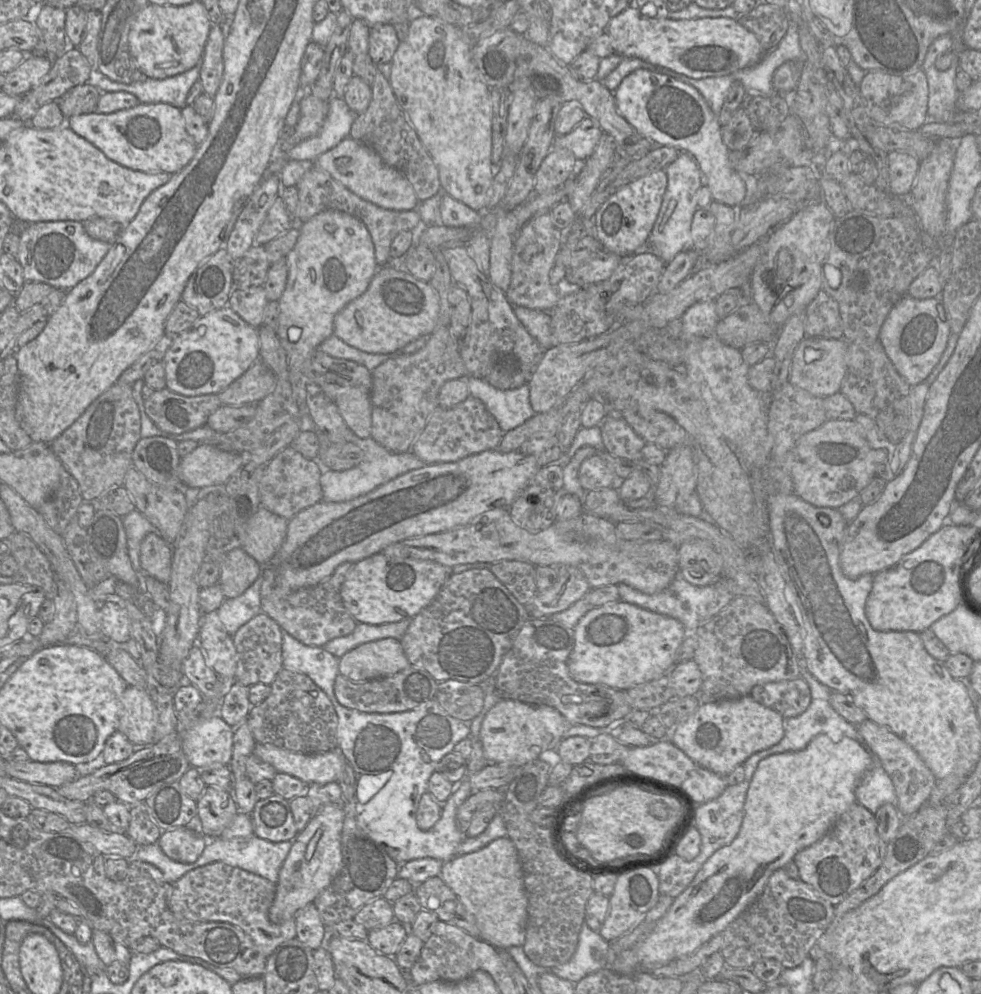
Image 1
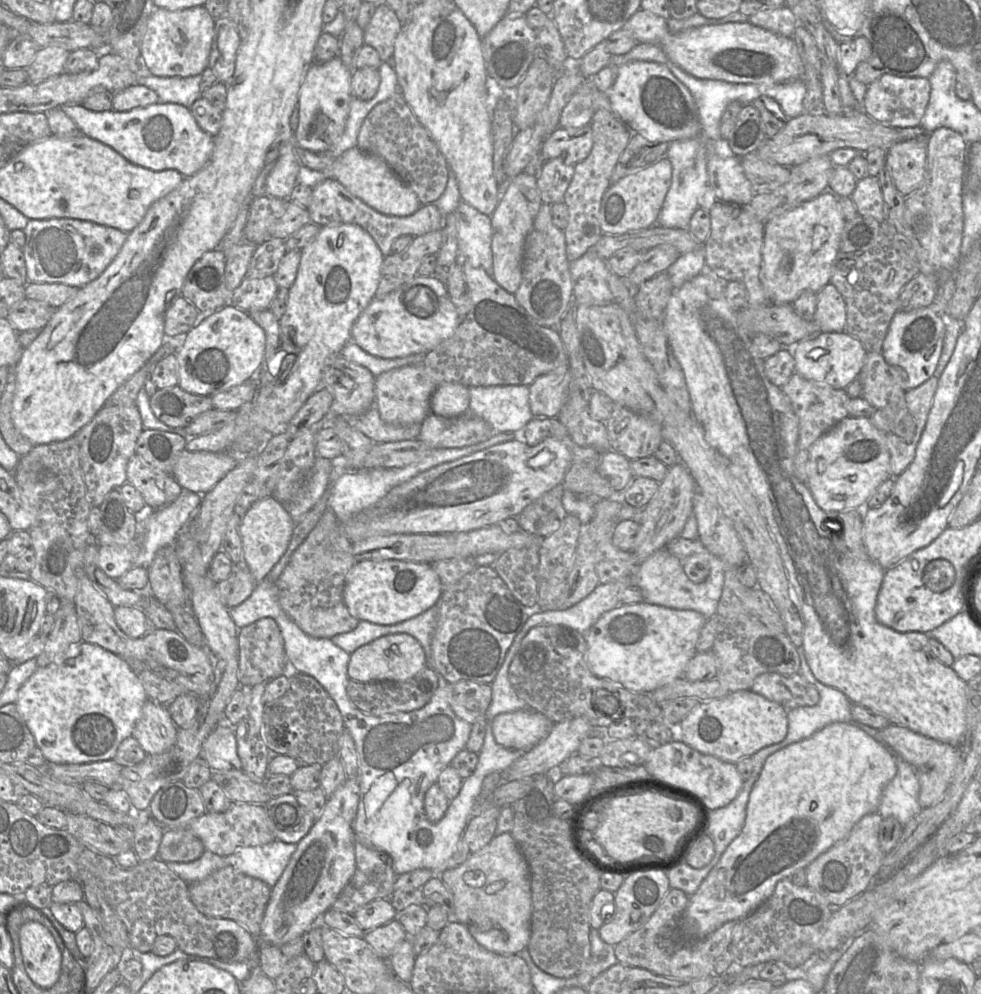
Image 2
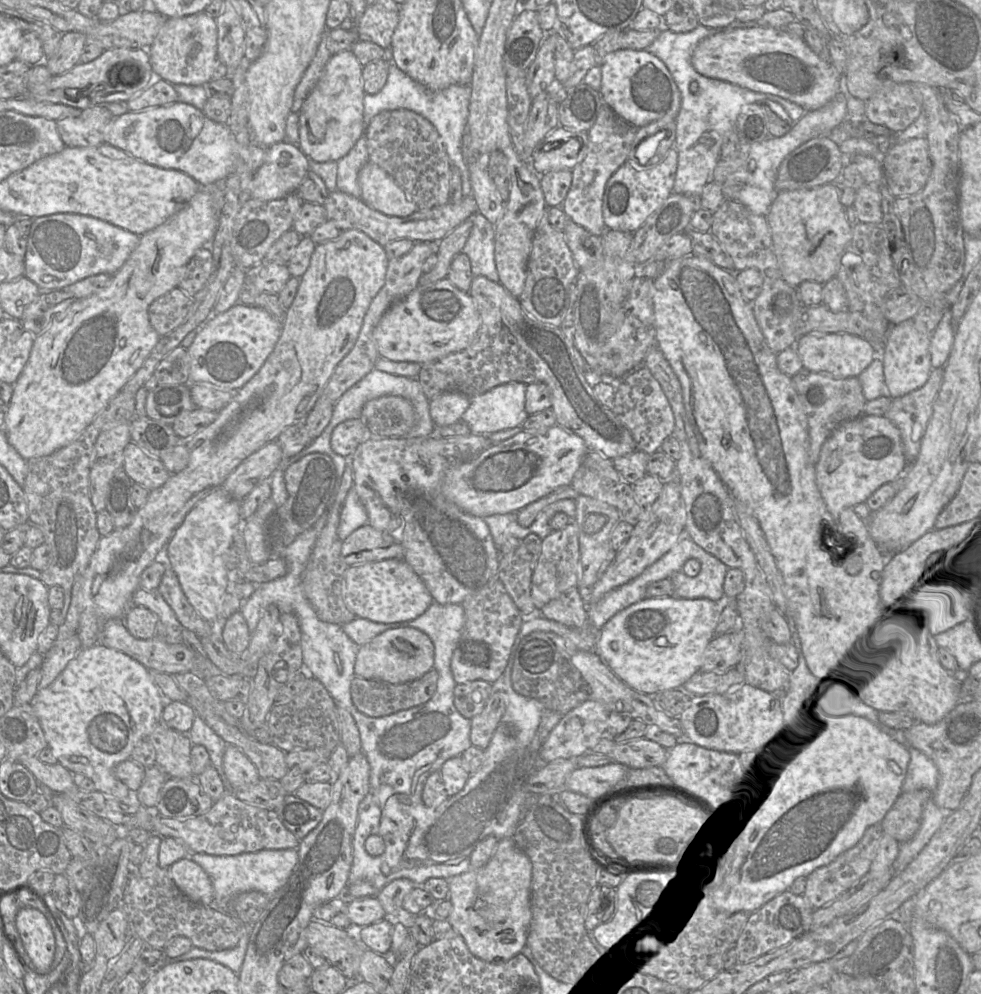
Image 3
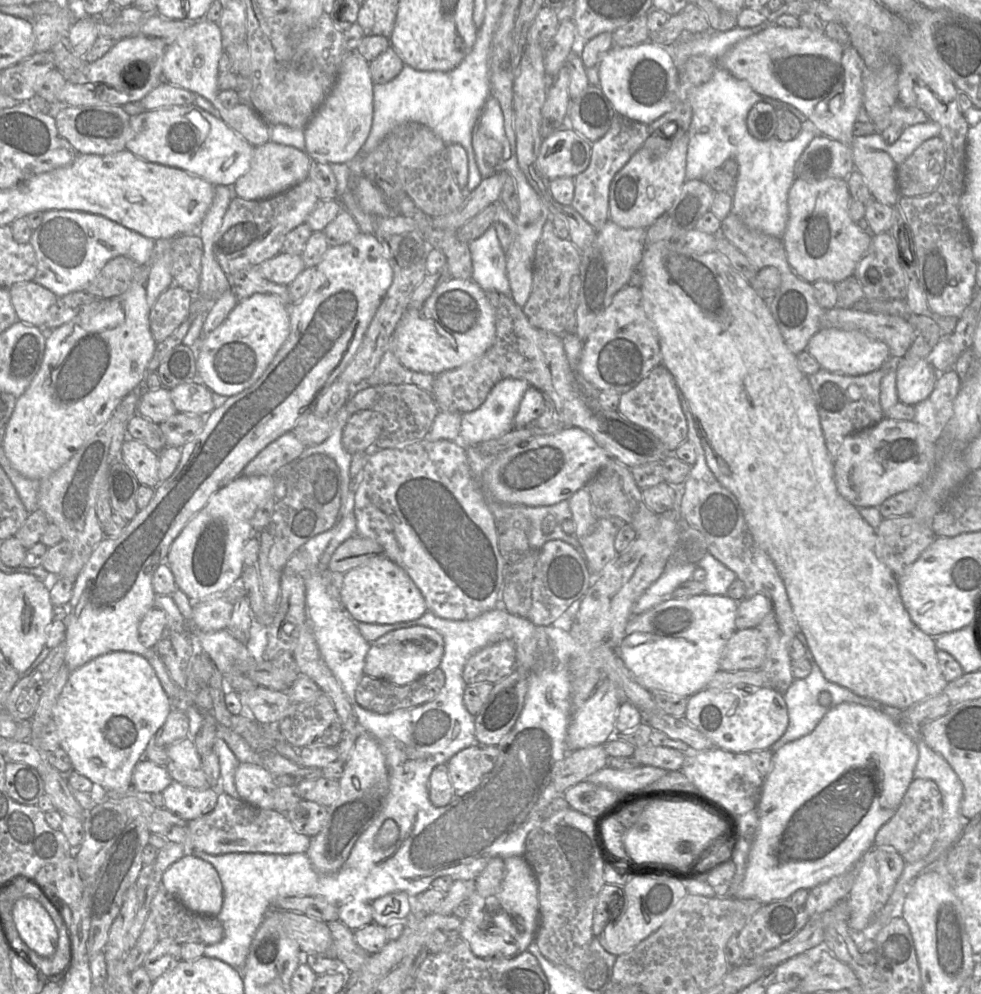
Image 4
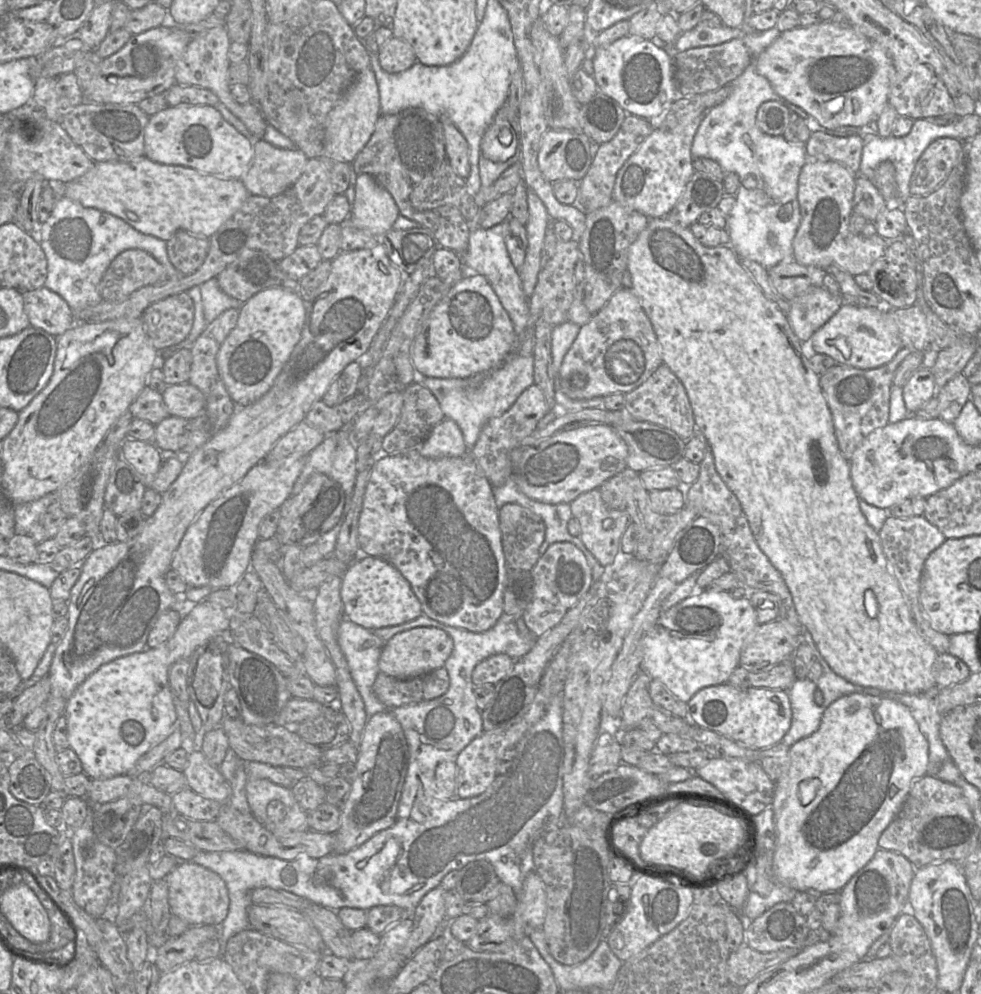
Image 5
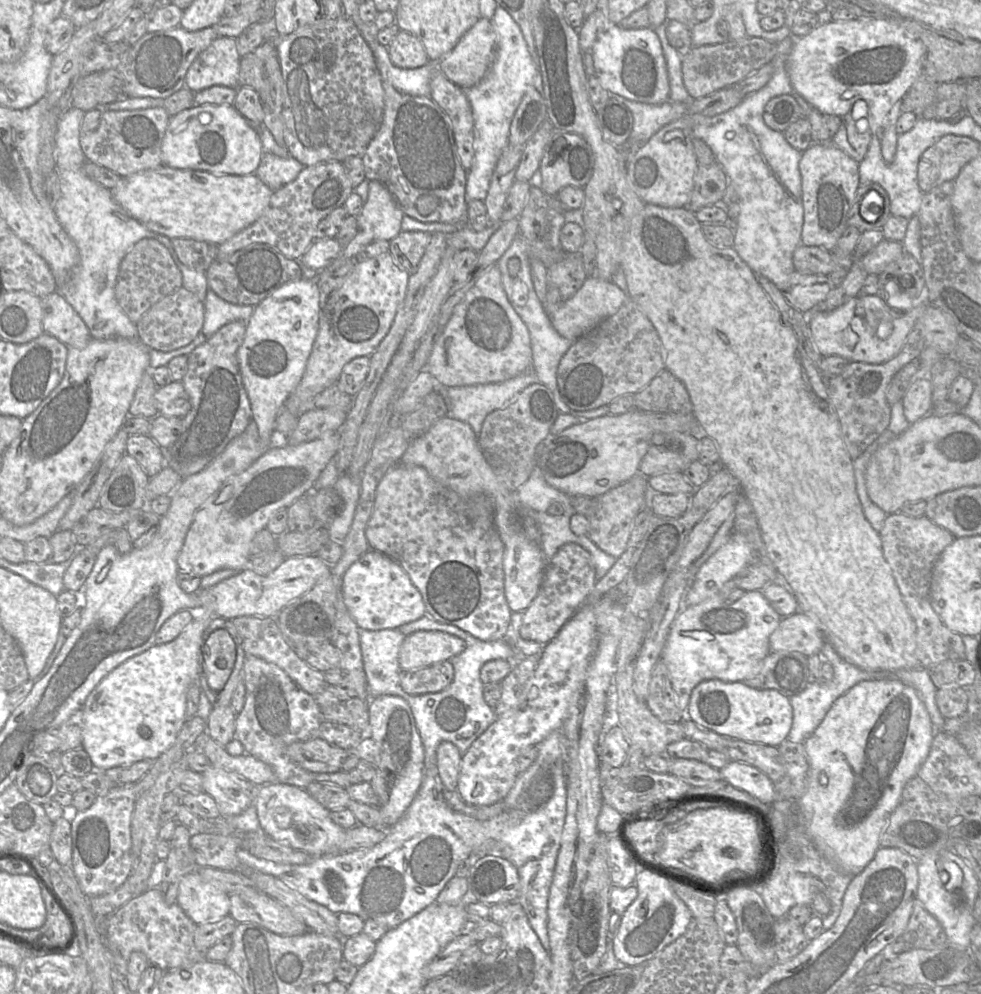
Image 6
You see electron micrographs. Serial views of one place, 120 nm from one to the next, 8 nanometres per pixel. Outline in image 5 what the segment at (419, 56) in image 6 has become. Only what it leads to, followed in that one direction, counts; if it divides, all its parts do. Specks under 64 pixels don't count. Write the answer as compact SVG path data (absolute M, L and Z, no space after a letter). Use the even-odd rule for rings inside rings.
M392 37L379 50L381 68L391 74L408 70L417 63L412 46L403 39Z

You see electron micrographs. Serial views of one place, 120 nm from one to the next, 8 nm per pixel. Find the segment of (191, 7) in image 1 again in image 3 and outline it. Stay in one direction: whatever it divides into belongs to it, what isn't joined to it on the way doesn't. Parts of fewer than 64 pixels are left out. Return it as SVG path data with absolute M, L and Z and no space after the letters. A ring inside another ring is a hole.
M204 11L167 18L147 51L155 79L162 79L172 85L206 86L212 80L217 59L216 21Z

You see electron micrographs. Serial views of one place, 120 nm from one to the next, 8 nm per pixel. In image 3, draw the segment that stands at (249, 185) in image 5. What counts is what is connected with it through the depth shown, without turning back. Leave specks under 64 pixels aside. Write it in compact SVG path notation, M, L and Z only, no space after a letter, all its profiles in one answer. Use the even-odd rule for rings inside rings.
M282 141L269 146L265 161L254 173L251 197L271 201L296 192L309 172L310 162L297 144Z

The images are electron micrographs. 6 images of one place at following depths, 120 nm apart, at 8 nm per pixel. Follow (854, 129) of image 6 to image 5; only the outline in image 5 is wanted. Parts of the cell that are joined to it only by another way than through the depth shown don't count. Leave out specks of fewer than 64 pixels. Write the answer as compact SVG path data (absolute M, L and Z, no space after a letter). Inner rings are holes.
M819 129L806 142L807 160L836 161L854 175L859 174L862 149L862 133L840 137Z

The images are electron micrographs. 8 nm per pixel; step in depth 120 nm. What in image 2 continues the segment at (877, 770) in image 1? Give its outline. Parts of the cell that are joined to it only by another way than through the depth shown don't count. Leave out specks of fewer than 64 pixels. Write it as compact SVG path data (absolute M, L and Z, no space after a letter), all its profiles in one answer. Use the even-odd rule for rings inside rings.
M897 757L897 773L883 790L877 812L883 818L895 818L904 828L922 811L919 792L920 783L912 766Z

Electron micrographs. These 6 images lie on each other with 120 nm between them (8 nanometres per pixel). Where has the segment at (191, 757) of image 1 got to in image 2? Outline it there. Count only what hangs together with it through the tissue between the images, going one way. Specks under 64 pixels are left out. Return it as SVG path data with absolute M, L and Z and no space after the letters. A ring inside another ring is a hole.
M226 722L217 725L202 743L200 757L213 771L242 770L234 726Z

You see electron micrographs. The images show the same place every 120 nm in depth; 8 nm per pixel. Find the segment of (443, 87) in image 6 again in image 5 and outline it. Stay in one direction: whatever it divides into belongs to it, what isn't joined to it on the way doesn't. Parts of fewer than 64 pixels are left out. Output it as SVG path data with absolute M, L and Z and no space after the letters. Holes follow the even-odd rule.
M441 116L441 121L447 159L454 171L461 178L467 179L471 170L469 145L462 133L446 116Z

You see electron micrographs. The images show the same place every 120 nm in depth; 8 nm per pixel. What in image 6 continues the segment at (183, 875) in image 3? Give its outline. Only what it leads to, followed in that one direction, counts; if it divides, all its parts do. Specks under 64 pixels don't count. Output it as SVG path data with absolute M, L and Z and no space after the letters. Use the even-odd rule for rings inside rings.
M197 870L181 879L176 903L197 925L217 921L230 911L229 895L204 880Z

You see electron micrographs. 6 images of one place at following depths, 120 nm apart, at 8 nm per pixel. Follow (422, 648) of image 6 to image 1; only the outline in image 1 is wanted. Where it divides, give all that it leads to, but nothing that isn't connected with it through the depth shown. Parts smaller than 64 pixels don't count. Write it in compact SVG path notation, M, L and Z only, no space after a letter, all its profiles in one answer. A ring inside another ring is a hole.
M380 639L364 643L339 658L339 674L351 681L390 676L410 665L400 640Z

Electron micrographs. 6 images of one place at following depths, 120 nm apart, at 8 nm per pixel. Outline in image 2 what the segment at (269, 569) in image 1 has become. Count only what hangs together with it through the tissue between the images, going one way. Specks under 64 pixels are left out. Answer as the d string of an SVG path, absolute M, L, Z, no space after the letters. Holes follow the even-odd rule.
M328 508L305 541L293 552L286 567L278 577L278 601L287 616L307 635L313 638L329 638L354 630L359 622L352 616L343 600L346 576L356 563L352 555L352 543L344 534L341 522Z

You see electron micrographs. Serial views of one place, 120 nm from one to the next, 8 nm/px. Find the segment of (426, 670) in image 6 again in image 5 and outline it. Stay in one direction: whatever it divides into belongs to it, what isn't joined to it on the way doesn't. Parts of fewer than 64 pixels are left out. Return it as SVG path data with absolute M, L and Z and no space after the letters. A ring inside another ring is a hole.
M444 666L411 679L379 673L373 684L373 693L387 709L393 709L437 698L448 690L449 684Z

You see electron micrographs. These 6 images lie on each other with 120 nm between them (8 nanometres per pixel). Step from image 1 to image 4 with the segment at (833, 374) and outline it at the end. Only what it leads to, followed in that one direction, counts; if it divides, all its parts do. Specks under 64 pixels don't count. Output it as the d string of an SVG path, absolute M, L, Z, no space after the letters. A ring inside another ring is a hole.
M823 328L814 334L806 348L821 368L833 373L858 376L880 369L890 359L888 346L859 331Z

